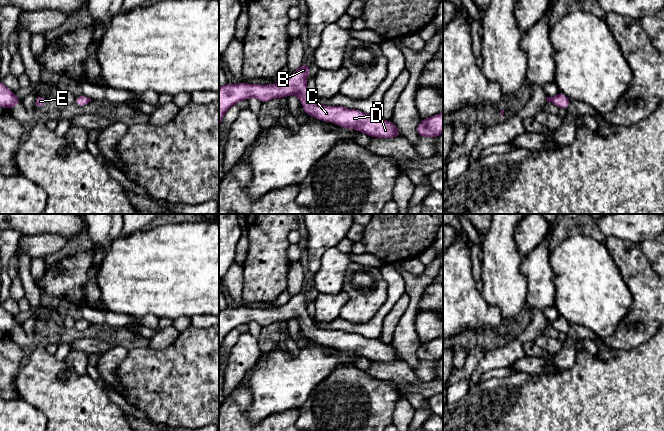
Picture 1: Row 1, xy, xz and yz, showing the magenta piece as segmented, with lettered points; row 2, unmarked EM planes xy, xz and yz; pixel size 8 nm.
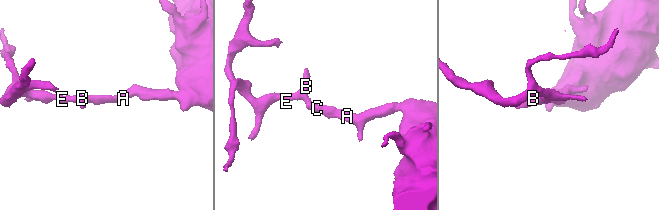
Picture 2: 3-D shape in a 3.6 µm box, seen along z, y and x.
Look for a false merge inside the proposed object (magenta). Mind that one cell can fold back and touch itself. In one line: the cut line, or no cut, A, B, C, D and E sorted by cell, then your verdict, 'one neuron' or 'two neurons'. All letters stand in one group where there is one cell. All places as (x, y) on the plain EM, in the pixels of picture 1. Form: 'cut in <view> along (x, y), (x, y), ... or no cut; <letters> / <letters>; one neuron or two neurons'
no cut; A B C D E; one neuron

